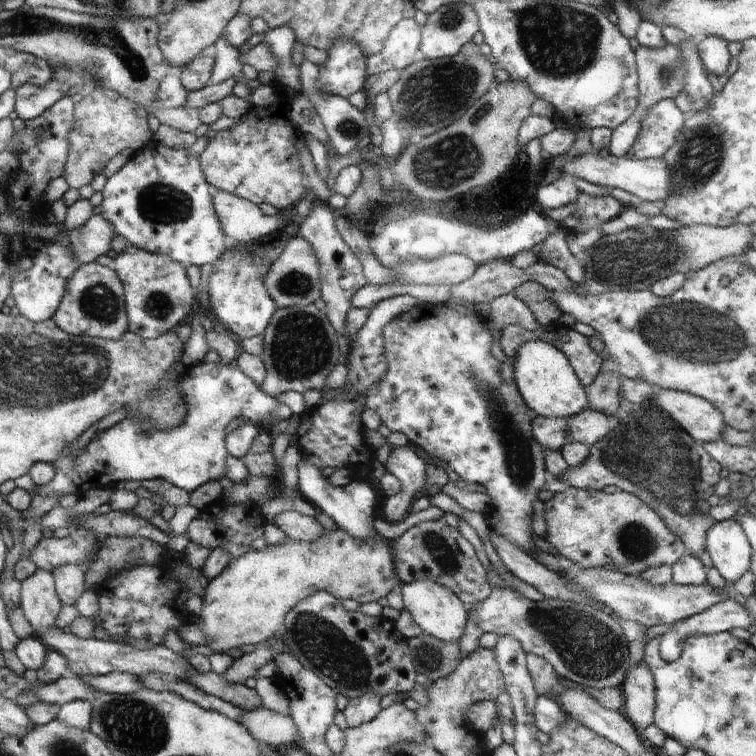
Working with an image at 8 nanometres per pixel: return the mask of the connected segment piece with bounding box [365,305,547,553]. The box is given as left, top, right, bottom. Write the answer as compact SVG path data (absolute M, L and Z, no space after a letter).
M420 305L415 306L408 312L403 312L396 319L388 322L386 327L383 327L383 340L385 342L385 355L389 362L386 376L379 382L376 387L367 390L367 398L365 399L366 408L375 410L381 418L381 424L387 426L391 432L402 432L410 445L422 446L430 456L441 459L447 463L462 480L466 483L471 481L474 483L482 484L487 490L487 495L492 500L492 505L495 507L495 515L492 516L490 531L498 533L503 536L507 541L513 542L514 546L521 548L528 553L536 550L542 542L532 532L528 524L528 516L532 512L532 504L538 496L538 492L544 486L544 454L542 454L542 445L533 436L533 423L535 420L535 412L528 406L523 399L522 393L519 391L518 382L515 380L515 371L512 365L505 362L498 362L492 354L492 334L486 328L486 324L476 316L476 314L464 314L460 320L434 320L430 312L422 310Z

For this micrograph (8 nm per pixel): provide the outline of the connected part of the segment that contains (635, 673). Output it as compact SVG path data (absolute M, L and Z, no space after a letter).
M644 661L633 663L621 688L625 700L622 711L640 734L654 723L655 680Z

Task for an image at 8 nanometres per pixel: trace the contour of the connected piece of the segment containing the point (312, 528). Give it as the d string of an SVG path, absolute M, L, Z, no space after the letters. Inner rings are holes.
M299 511L277 514L273 524L288 538L299 541L315 541L324 530L316 518L304 515Z

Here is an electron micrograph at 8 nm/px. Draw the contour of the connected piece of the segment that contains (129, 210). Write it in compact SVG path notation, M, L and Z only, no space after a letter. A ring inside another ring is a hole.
M150 142L137 151L116 174L107 178L102 193L104 200L100 205L100 214L108 218L118 235L124 236L128 244L138 249L171 256L172 260L180 261L185 267L191 264L200 267L203 264L213 265L224 252L223 225L215 211L215 188L208 184L203 175L200 157L190 154L186 149L174 150L162 146L162 143Z

